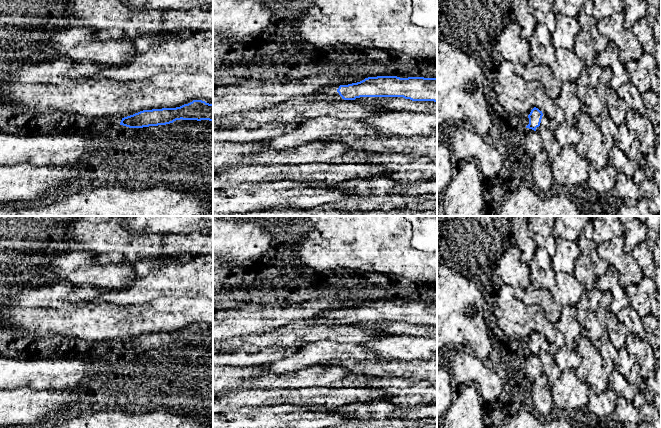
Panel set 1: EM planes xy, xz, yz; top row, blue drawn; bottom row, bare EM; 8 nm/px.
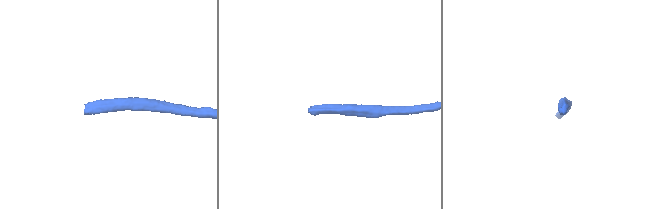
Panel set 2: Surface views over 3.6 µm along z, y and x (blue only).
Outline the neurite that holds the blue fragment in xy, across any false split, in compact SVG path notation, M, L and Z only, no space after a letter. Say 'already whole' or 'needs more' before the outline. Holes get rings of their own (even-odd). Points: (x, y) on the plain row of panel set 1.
needs more; M193 324L176 332L143 334L124 342L100 341L89 343L93 355L105 356L116 349L129 352L166 349L176 344L209 344L213 345L213 328L202 324Z

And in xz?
needs more; M368 301L357 307L320 313L307 322L355 324L360 321L403 321L412 325L437 326L437 302Z

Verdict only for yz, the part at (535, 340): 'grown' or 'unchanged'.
grown

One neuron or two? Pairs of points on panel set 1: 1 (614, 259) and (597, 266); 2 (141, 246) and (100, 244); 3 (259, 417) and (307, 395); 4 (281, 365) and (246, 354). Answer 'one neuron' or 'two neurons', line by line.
1: two neurons
2: one neuron
3: two neurons
4: two neurons

